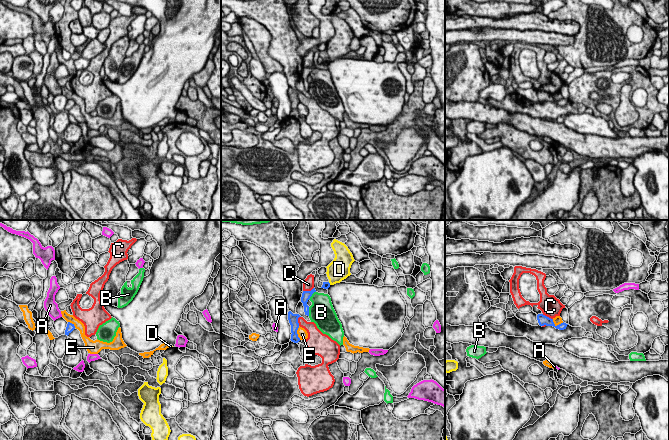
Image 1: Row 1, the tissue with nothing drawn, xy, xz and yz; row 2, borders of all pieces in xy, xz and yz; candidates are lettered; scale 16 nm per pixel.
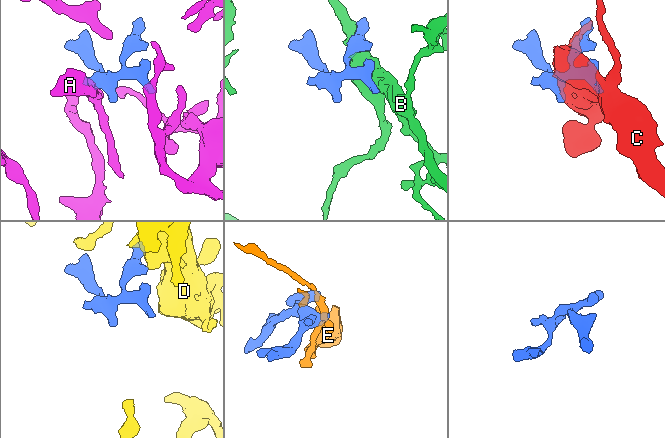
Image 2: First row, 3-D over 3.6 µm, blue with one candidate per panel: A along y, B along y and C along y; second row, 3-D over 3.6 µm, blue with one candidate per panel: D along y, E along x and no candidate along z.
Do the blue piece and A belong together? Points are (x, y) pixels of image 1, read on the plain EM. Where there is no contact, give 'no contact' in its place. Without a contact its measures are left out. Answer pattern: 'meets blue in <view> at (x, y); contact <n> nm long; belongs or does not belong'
meets blue in xz at (276, 101); contact 80 nm long; belongs

